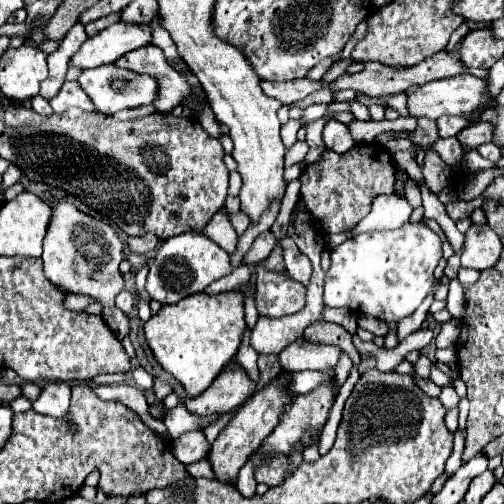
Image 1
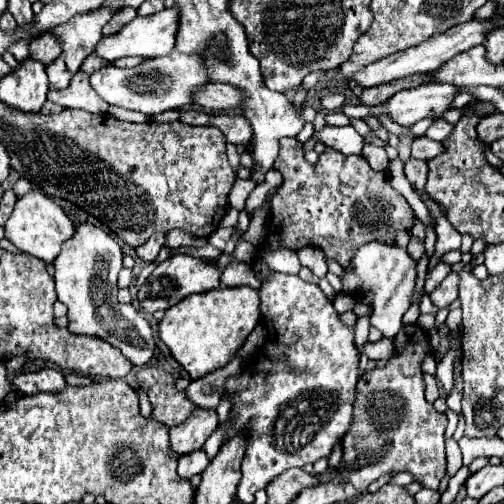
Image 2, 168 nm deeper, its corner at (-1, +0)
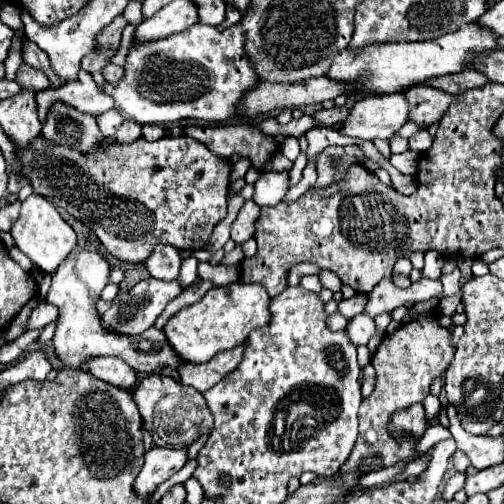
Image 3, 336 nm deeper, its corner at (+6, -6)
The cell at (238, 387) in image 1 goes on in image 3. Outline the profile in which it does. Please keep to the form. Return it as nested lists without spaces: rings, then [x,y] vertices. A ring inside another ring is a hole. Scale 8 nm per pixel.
[[[153,446],[151,450],[147,450],[145,454],[145,464],[137,476],[135,488],[137,494],[153,494],[155,488],[169,480],[177,470],[183,468],[183,464],[187,462],[187,448],[159,448]]]

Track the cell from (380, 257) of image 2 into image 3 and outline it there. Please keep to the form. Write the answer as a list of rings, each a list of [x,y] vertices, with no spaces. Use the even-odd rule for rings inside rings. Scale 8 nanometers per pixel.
[[[363,312],[349,322],[347,334],[349,334],[349,338],[353,340],[355,346],[361,346],[361,344],[367,344],[377,334],[377,326],[375,326],[373,318]]]

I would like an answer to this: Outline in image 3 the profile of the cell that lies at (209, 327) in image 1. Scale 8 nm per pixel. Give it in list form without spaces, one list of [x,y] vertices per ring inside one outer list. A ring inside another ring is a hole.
[[[235,282],[229,286],[213,286],[205,298],[199,302],[181,308],[169,322],[165,324],[165,336],[175,350],[175,354],[183,360],[183,364],[201,364],[211,360],[217,352],[235,348],[243,344],[251,330],[265,326],[269,322],[269,294],[259,284]]]

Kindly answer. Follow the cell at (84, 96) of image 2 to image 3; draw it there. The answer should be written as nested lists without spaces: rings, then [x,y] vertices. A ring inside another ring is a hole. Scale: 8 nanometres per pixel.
[[[85,70],[79,72],[79,78],[75,82],[63,84],[61,88],[55,90],[47,88],[37,94],[38,116],[41,122],[46,120],[47,112],[55,102],[63,102],[91,116],[99,116],[113,108],[113,100],[105,98],[105,94],[99,94],[99,86]]]

